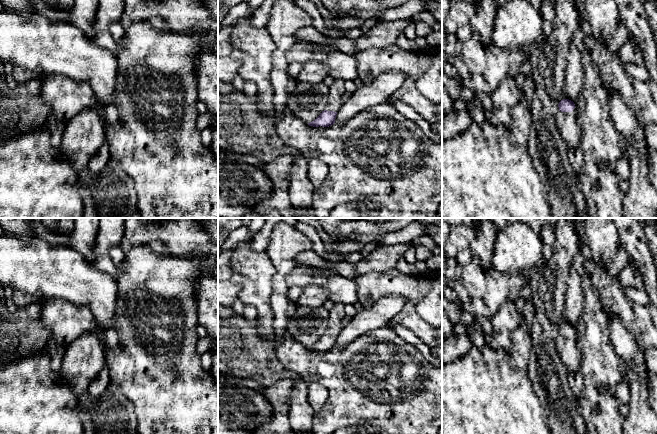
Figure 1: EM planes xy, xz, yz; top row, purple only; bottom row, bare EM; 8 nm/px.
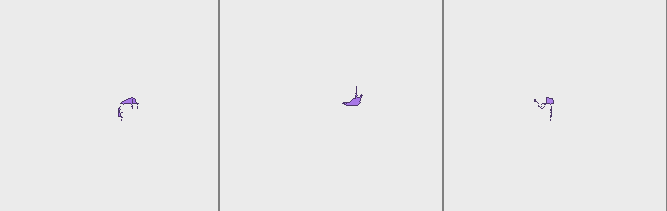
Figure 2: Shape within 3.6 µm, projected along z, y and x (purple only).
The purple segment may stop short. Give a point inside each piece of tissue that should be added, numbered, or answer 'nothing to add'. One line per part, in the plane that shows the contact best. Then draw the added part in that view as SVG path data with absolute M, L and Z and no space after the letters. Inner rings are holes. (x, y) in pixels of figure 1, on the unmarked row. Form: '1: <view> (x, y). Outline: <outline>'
1: yz (568, 350). Outline: M574 332L572 336L558 335L556 337L556 348L568 372L579 371L582 355L577 343L576 332Z

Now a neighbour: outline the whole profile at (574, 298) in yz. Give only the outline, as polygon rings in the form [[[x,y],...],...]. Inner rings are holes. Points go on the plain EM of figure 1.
[[[571,267],[567,279],[566,292],[564,296],[563,317],[566,323],[573,326],[579,319],[584,304],[584,294],[581,286],[582,278],[577,271]]]

